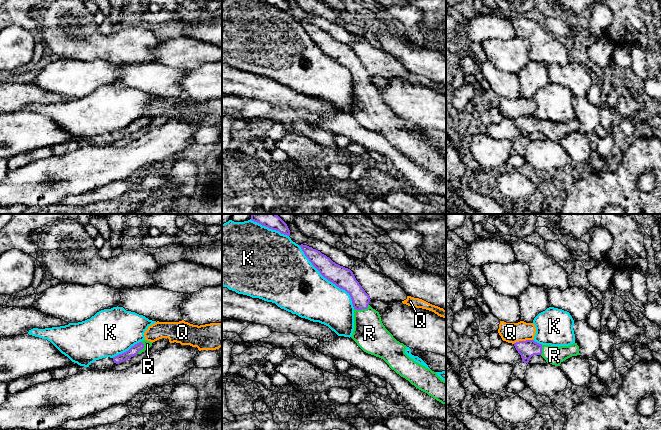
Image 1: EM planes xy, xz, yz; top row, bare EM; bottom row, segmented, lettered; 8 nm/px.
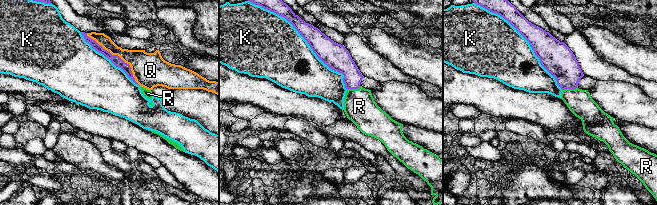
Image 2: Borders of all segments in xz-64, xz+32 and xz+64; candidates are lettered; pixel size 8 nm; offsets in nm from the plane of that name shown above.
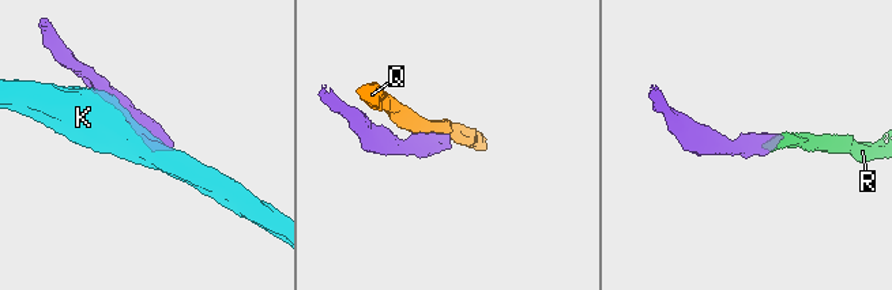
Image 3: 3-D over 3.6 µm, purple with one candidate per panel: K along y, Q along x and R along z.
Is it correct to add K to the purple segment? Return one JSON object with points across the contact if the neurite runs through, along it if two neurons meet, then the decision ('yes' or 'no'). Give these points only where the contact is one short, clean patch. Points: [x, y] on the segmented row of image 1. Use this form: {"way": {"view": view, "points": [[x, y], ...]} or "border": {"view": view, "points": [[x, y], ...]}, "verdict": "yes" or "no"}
{"verdict": "no"}

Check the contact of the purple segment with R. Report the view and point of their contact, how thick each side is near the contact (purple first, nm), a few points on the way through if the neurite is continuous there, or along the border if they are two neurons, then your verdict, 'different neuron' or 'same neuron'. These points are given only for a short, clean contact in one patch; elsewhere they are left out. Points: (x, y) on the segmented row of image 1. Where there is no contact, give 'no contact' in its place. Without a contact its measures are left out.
contact xz (362, 308); calibres 140 and 260 nm; way xz (360, 299), (362, 308), (367, 320), (369, 333); same neuron

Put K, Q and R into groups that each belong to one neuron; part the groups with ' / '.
K / Q / R

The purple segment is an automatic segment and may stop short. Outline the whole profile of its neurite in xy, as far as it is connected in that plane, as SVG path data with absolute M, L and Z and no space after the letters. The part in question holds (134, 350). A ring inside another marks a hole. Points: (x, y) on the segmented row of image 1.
M143 340L132 346L128 351L113 357L113 361L114 363L119 364L125 360L130 359L131 357L137 354L141 354L145 350L149 349L151 346L152 346L152 342Z

